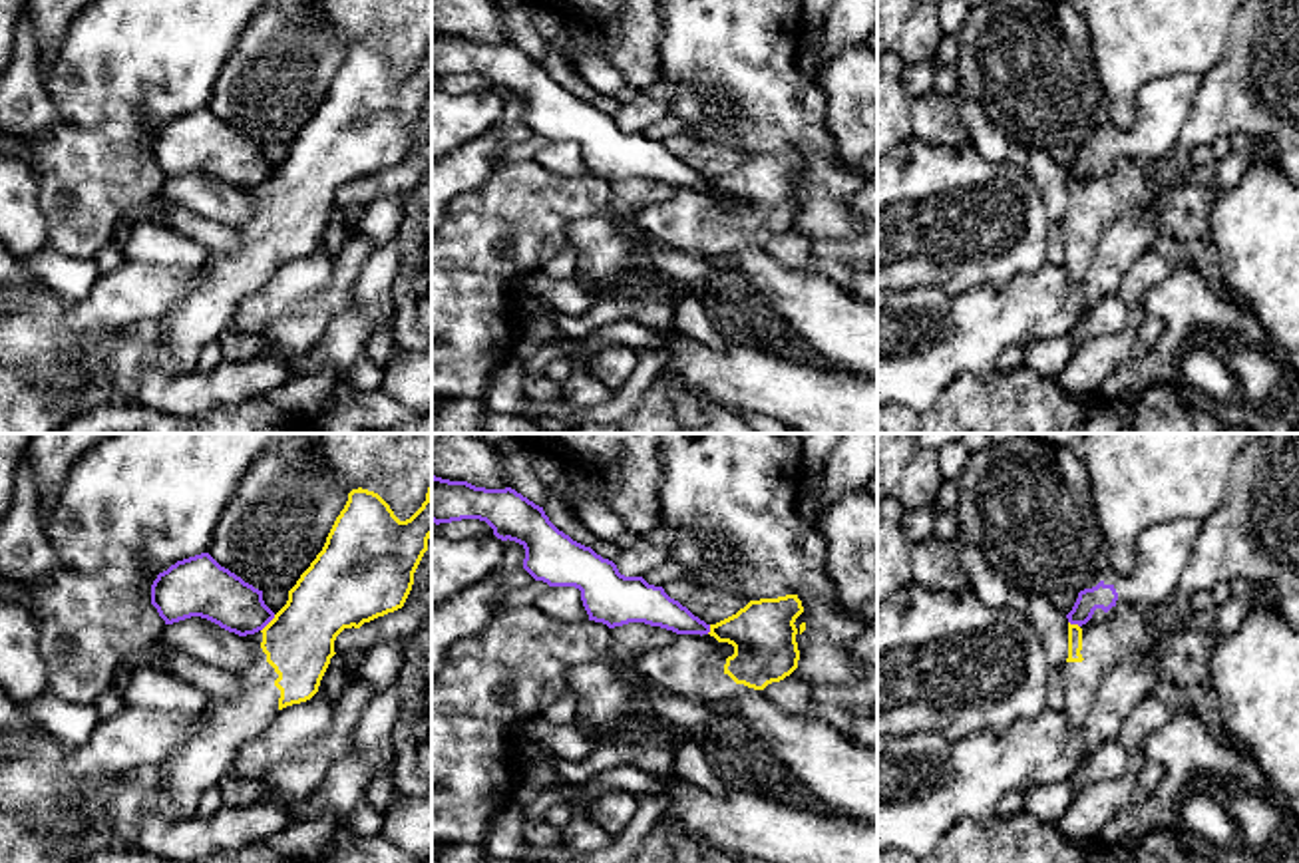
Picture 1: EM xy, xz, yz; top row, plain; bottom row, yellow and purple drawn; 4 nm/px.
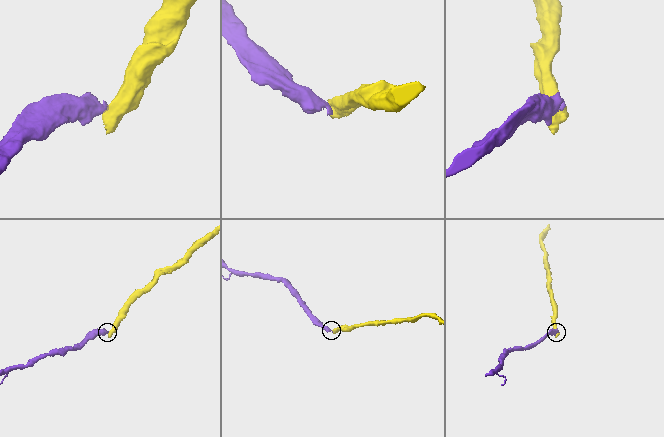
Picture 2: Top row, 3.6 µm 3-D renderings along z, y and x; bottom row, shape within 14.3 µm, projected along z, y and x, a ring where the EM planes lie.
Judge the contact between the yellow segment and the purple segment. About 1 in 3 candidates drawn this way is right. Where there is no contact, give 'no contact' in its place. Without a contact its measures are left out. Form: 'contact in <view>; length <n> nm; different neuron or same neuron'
contact in xy; length 90 nm; different neuron

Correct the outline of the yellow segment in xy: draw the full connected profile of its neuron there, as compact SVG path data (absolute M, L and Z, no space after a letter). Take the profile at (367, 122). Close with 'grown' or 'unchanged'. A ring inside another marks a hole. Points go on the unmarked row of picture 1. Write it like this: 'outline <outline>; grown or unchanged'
outline M432 40L422 62L406 76L400 76L378 48L352 44L322 105L288 145L286 159L263 185L247 189L255 195L255 213L237 227L239 245L233 251L209 253L203 284L159 320L157 352L149 364L167 374L195 370L201 350L233 328L239 302L257 292L282 262L306 257L318 247L336 209L336 191L404 161L430 91Z; grown

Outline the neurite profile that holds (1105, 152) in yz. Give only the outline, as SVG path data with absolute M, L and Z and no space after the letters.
M1186 72L1158 78L1140 87L1134 99L1134 119L1128 129L1114 121L1098 127L1082 145L1072 165L1070 179L1102 179L1122 157L1148 167L1180 157L1178 137L1192 111L1204 76Z

